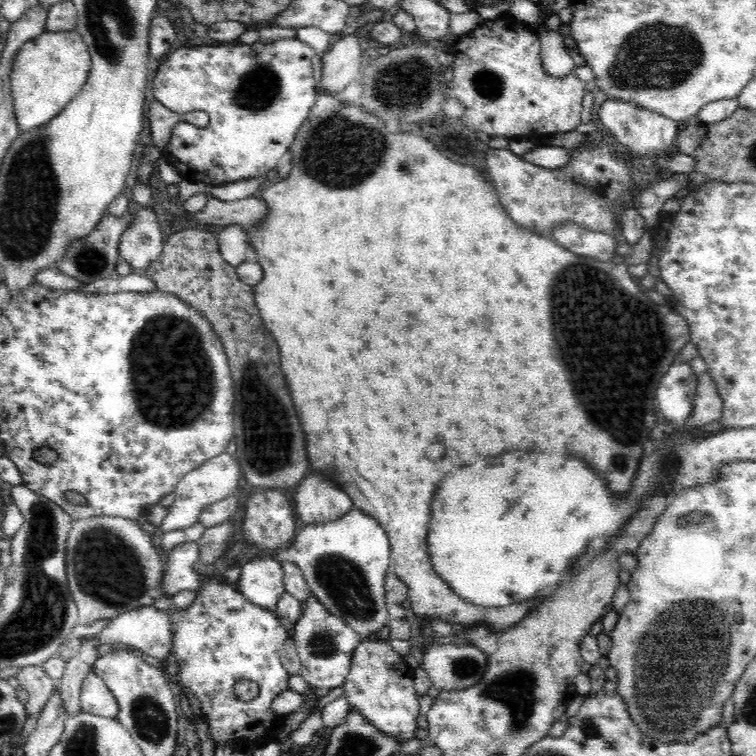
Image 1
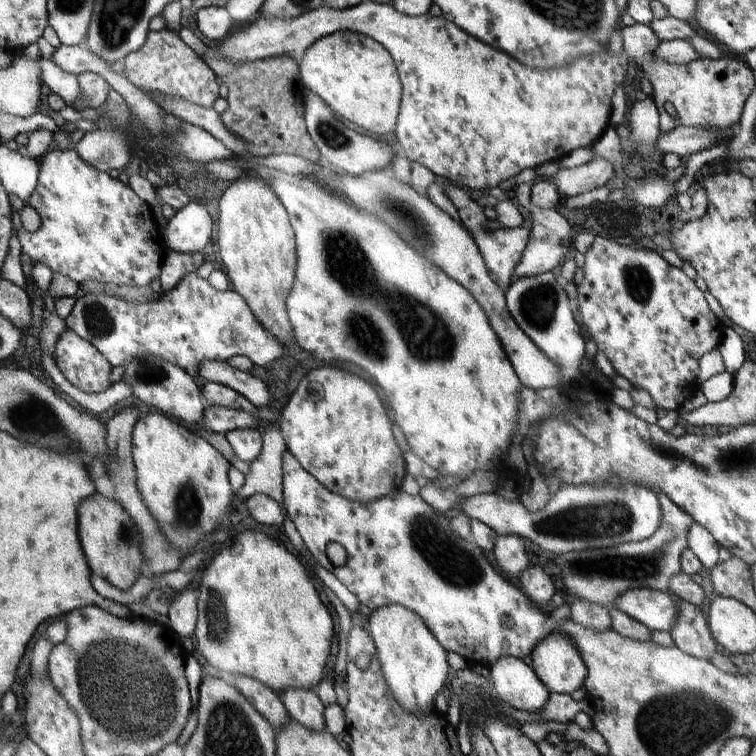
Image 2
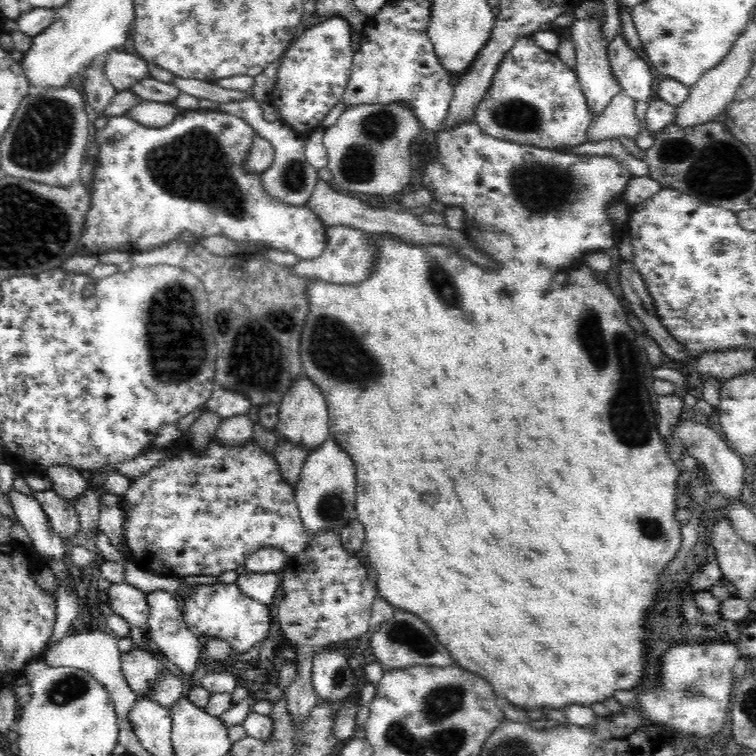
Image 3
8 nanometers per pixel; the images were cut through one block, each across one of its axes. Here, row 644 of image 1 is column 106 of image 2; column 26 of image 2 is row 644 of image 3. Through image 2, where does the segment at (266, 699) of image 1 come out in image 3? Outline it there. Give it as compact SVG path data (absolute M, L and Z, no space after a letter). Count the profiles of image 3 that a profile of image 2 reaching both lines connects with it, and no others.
M216 581L212 584L196 585L186 598L180 600L179 609L186 628L197 636L201 646L209 639L218 638L229 642L235 654L246 654L254 648L254 644L263 643L268 638L274 621L270 615L270 607L246 596L237 583Z

